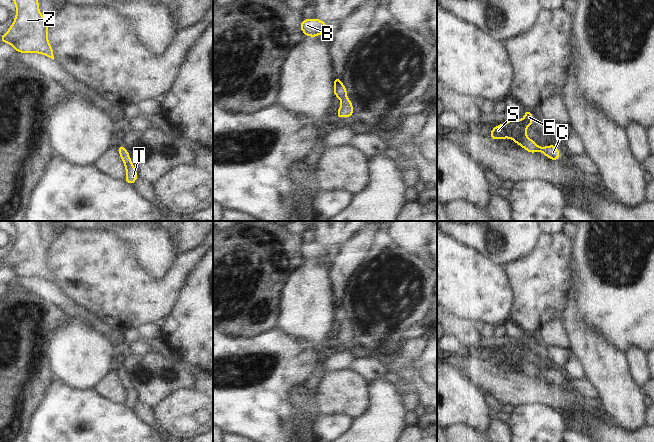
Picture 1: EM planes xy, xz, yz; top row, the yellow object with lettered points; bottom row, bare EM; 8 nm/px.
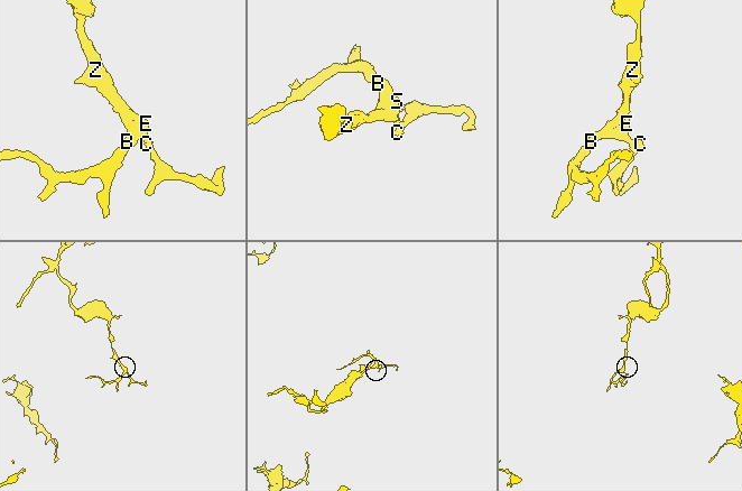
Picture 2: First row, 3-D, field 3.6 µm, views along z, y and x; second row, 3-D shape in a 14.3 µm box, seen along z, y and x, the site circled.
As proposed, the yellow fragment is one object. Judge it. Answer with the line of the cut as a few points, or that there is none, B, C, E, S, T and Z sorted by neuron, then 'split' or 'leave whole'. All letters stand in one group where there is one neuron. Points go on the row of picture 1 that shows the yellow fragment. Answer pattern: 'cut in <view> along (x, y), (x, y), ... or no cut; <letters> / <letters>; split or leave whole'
no cut; B C E S T Z; leave whole

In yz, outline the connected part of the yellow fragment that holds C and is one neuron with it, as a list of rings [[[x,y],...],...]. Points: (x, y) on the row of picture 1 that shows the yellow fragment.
[[[526,110],[522,120],[513,117],[506,123],[494,126],[489,136],[493,140],[510,138],[530,153],[539,151],[549,159],[557,161],[560,158],[557,145],[539,147],[535,141],[527,137],[526,131],[530,125],[533,125],[533,116],[530,110]]]

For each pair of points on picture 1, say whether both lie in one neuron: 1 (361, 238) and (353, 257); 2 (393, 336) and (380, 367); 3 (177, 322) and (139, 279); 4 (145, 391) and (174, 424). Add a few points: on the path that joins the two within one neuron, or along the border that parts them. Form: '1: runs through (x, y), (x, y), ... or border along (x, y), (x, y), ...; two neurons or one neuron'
1: runs through (360, 243), (353, 252); one neuron
2: border along (374, 356), (382, 359), (387, 364); two neurons
3: border along (179, 292), (173, 309), (165, 317); two neurons
4: border along (176, 390), (170, 393), (153, 409); two neurons

